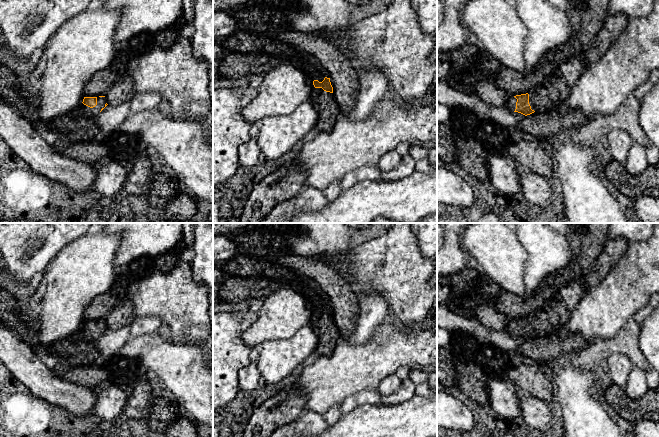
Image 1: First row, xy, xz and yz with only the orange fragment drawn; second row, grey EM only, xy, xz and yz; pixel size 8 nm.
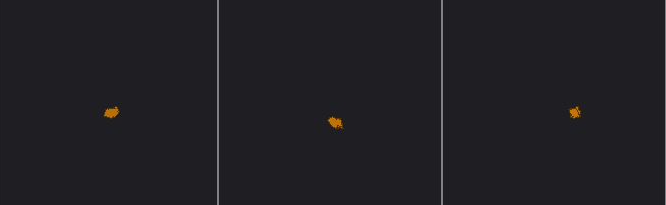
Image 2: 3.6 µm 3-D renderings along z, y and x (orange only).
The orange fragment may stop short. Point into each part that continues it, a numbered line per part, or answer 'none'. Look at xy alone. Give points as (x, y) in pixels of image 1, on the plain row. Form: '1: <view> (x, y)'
1: xy (101, 325)

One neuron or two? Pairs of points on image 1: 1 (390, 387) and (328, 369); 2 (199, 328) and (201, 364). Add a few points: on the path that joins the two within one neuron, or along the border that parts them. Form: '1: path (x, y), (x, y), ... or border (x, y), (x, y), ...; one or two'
1: border (395, 373), (386, 376), (376, 389); two
2: border (183, 342), (200, 343), (202, 345); two

